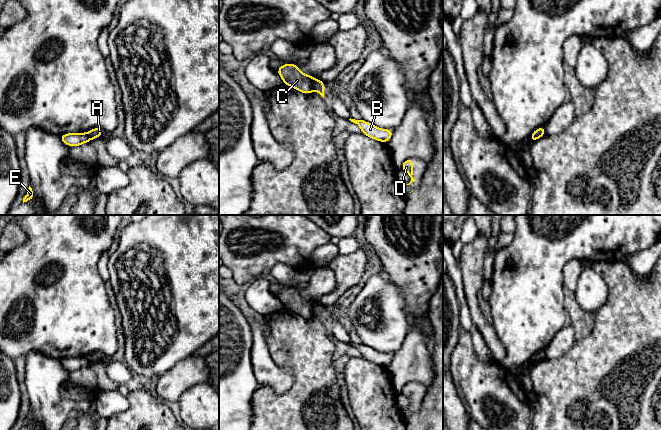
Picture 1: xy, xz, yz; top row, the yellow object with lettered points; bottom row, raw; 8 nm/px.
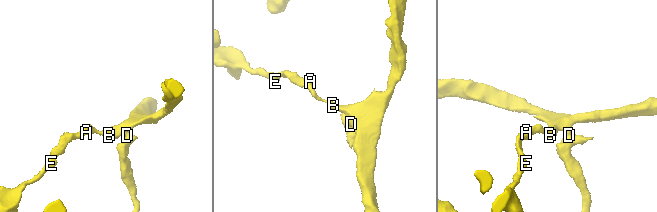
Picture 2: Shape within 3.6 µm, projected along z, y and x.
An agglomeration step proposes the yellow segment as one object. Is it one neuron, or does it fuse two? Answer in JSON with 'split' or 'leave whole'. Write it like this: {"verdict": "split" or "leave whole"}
{"verdict": "split"}

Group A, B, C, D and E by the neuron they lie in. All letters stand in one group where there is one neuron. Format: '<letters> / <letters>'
A B D / C E

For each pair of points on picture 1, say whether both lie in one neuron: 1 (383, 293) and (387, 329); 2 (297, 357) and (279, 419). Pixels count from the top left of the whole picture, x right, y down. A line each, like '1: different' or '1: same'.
1: same
2: same

